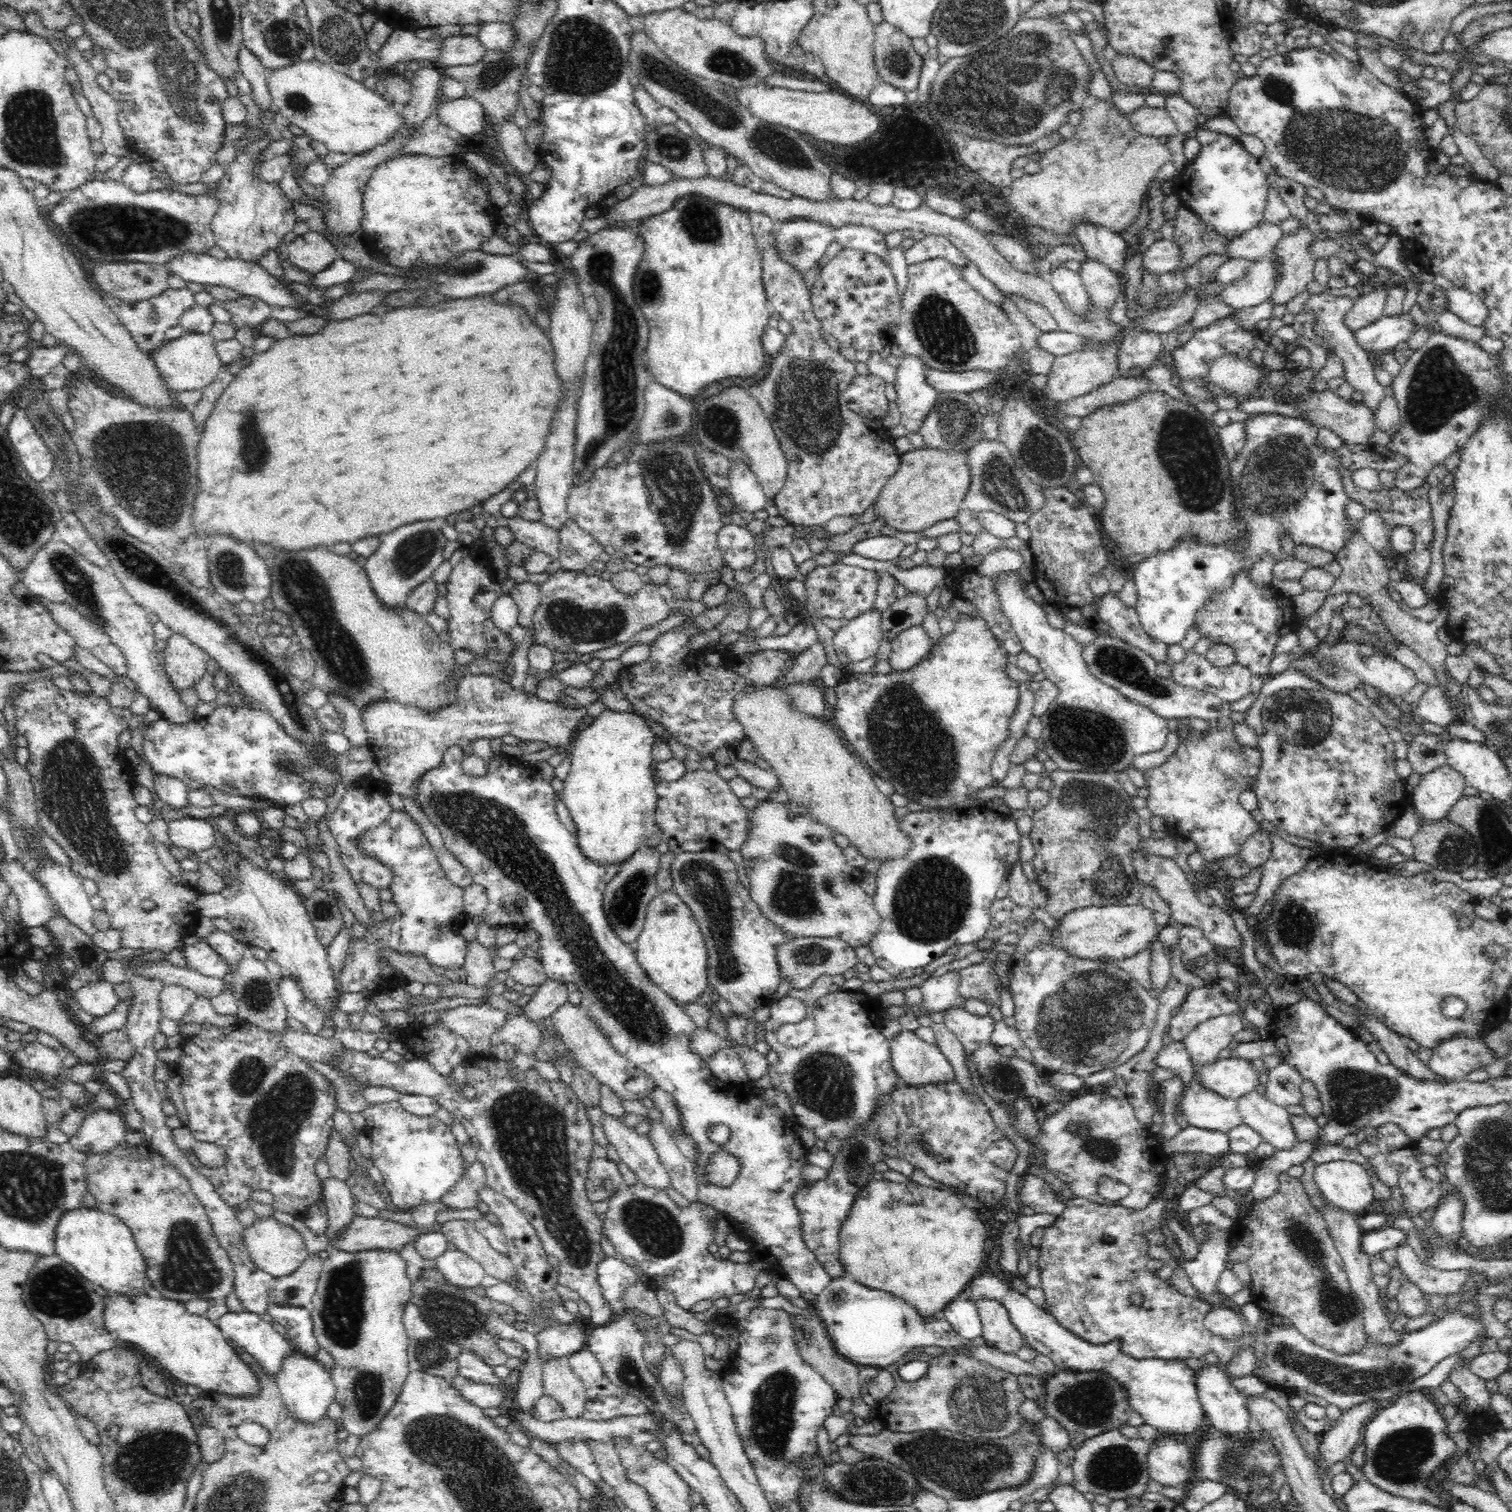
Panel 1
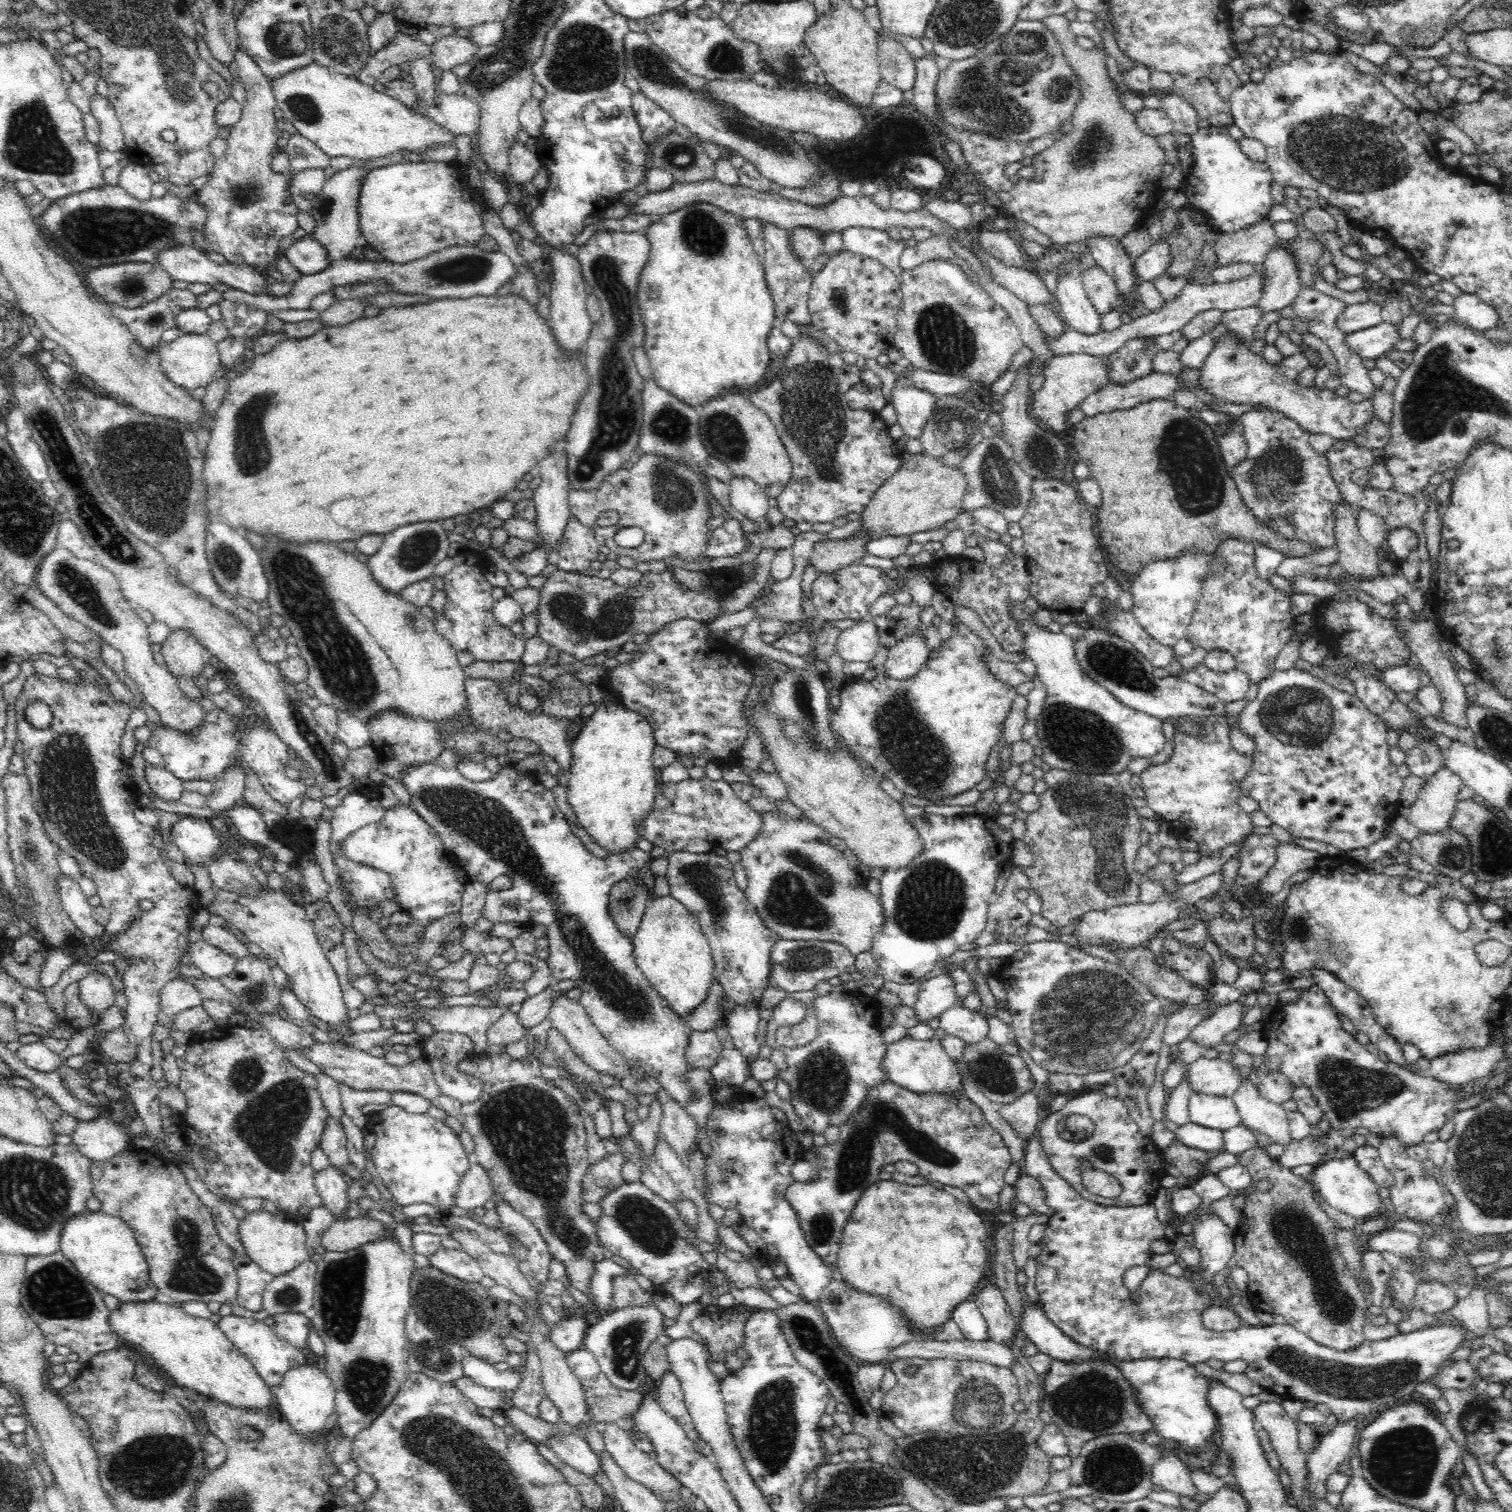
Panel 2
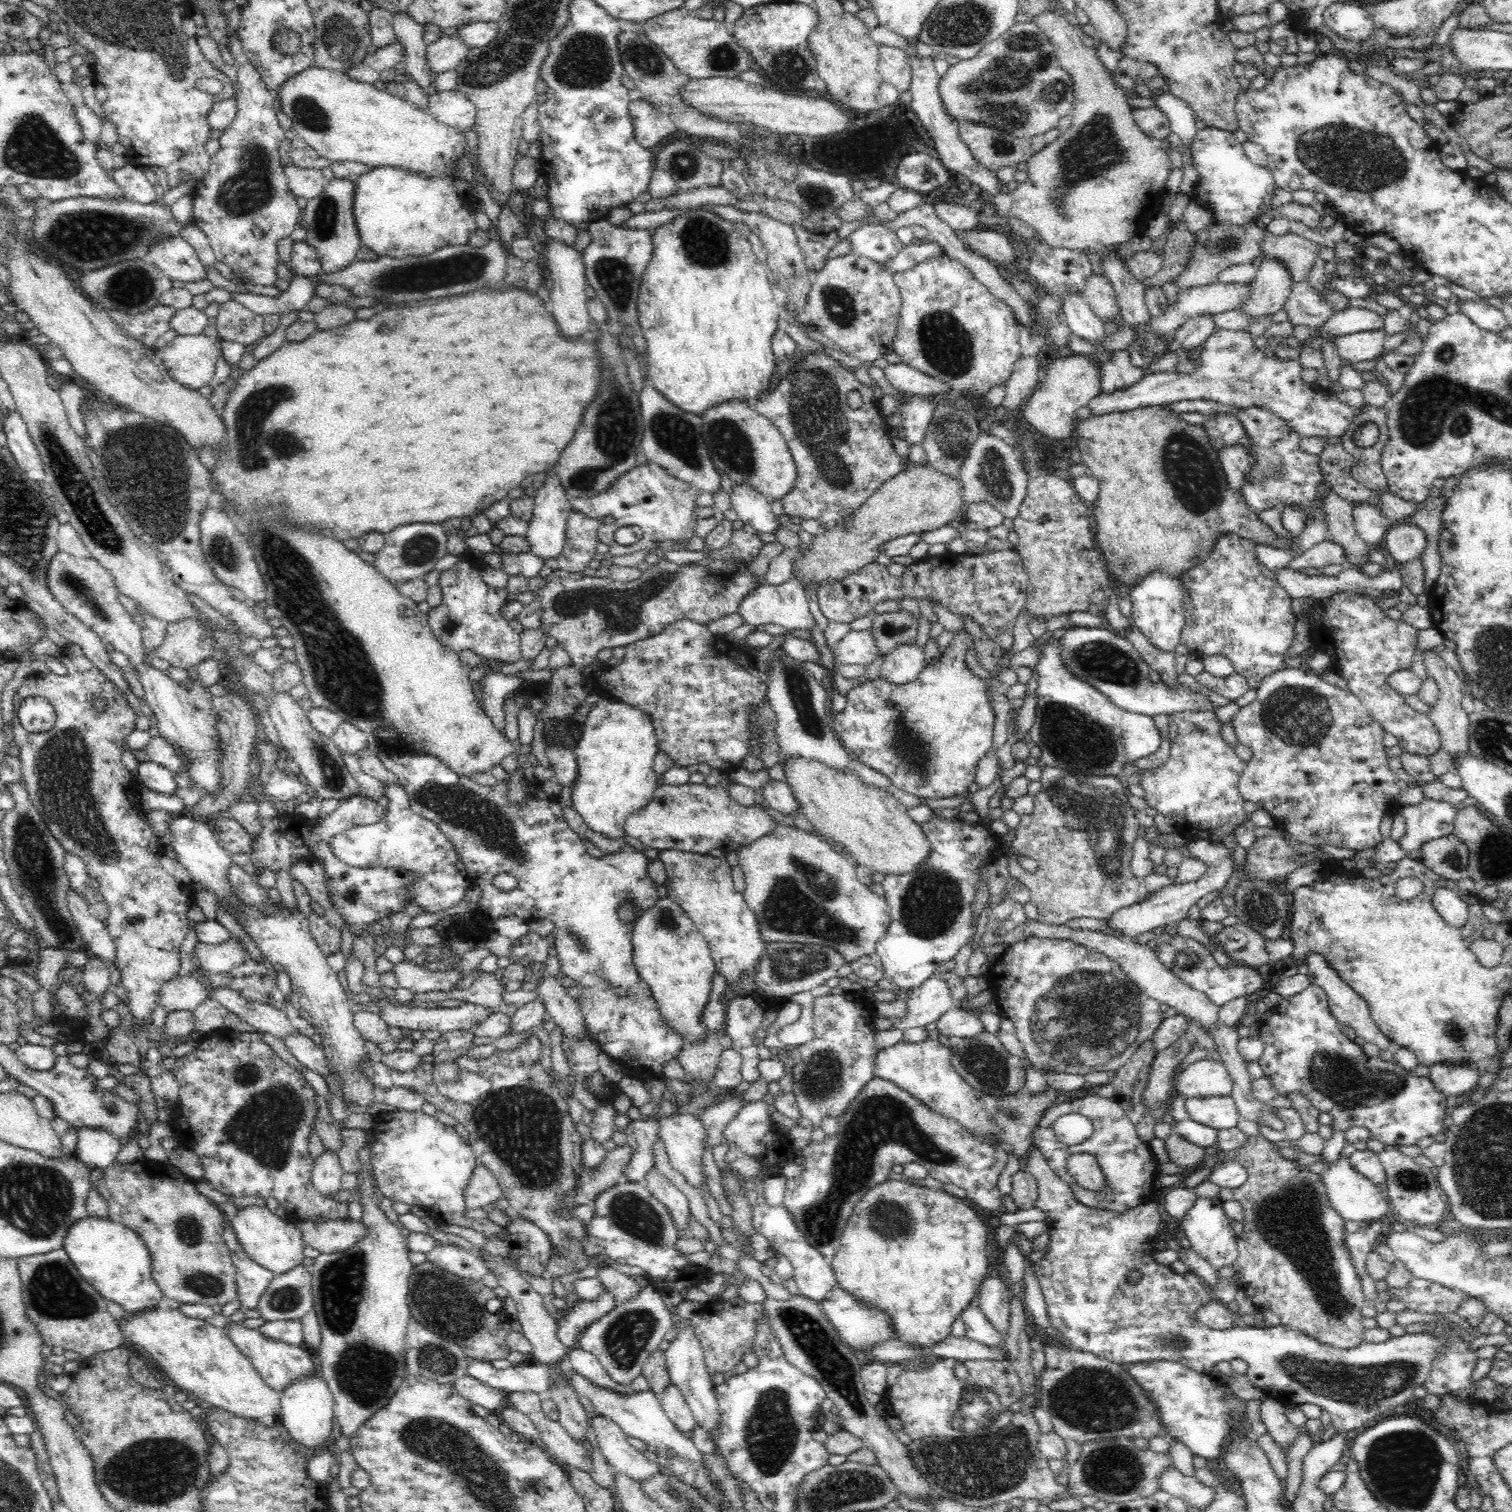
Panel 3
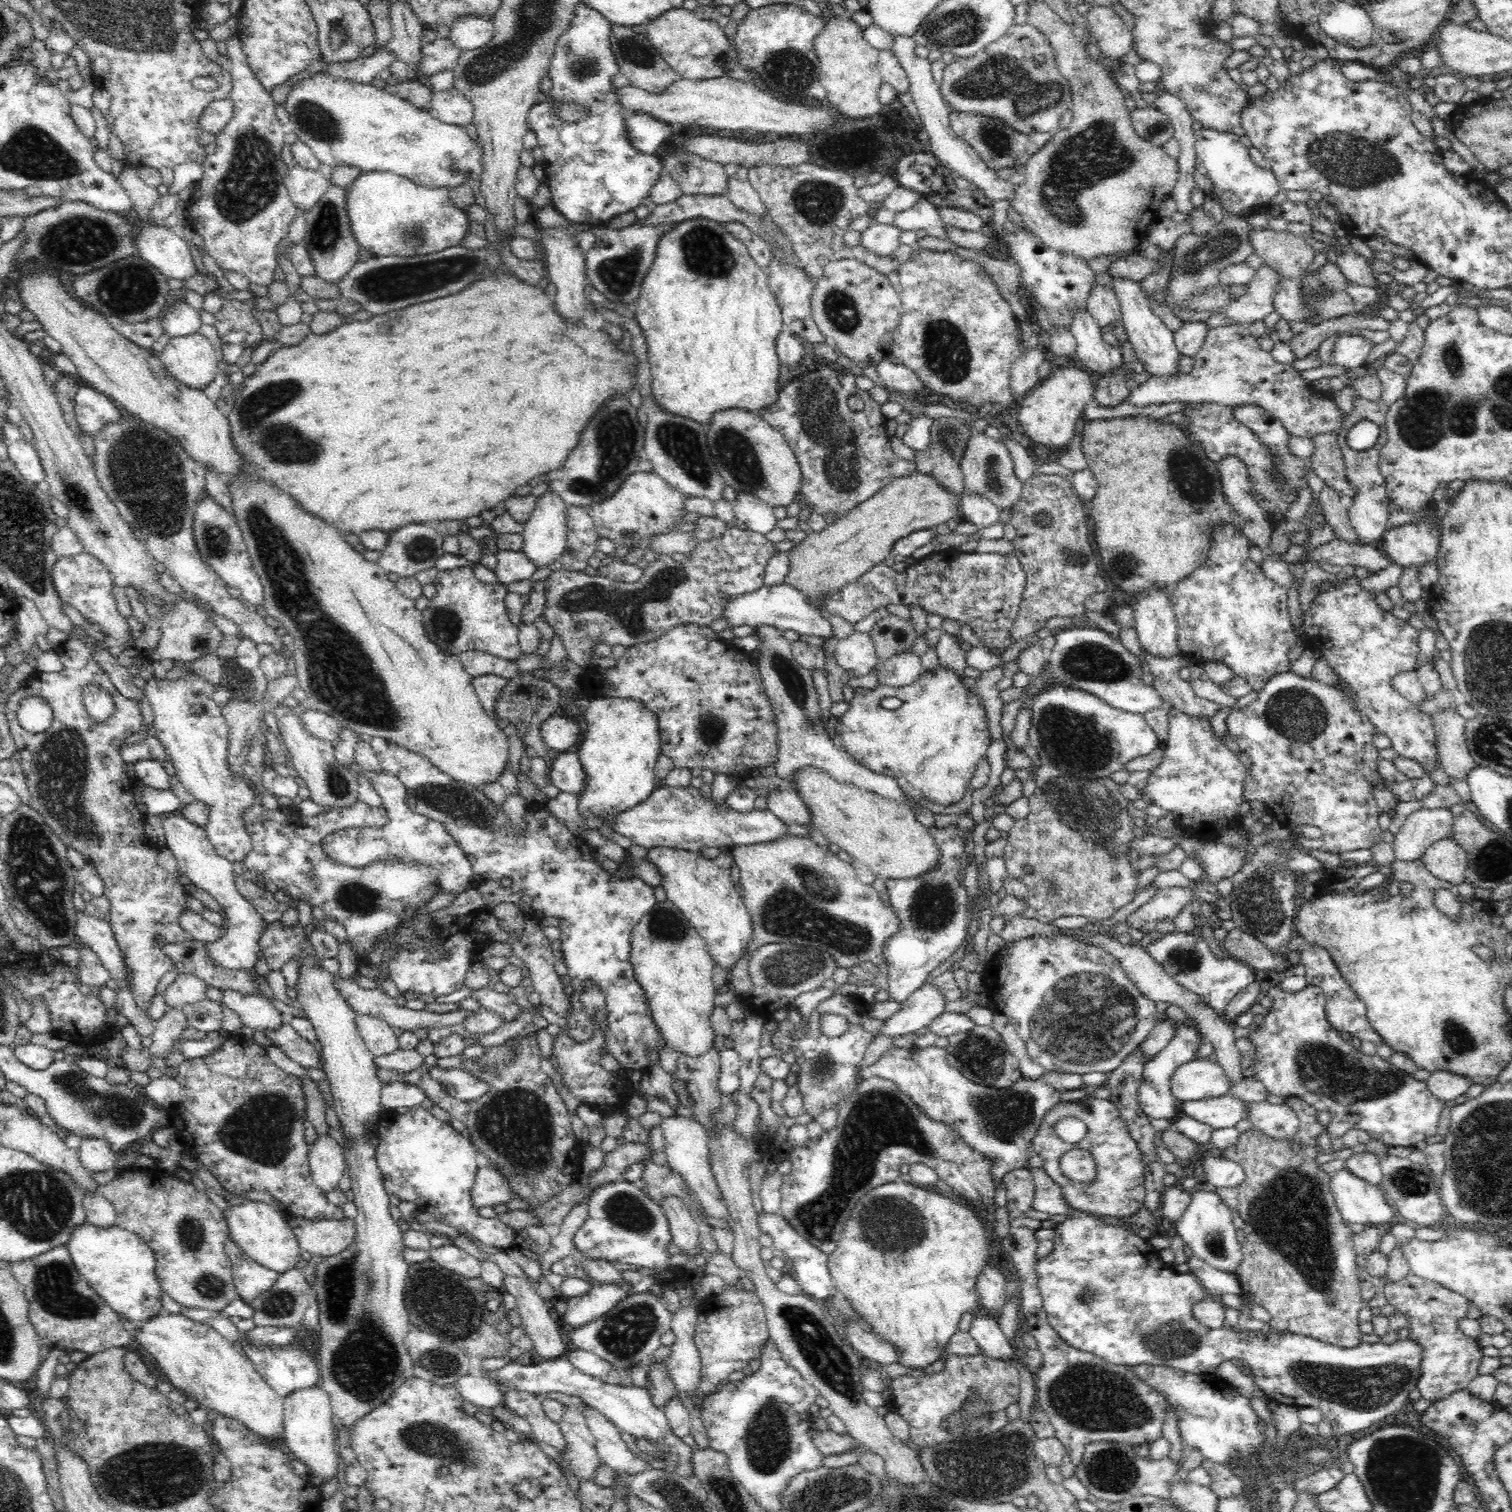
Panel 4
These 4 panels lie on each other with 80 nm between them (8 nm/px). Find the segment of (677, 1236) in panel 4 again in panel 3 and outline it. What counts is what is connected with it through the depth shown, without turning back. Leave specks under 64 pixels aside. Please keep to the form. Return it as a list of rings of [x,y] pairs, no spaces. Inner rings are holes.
[[[651,1168],[646,1173],[645,1185],[647,1189],[660,1202],[664,1203],[674,1219],[674,1225],[678,1228],[678,1238],[690,1238],[690,1230],[688,1229],[688,1220],[691,1216],[688,1207],[688,1199],[686,1196],[658,1169]]]

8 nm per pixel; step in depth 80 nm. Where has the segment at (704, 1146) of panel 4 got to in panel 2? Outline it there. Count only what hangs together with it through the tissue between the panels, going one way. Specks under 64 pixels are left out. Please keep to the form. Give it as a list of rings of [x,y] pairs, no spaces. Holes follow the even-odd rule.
[[[661,1088],[658,1093],[655,1093],[655,1096],[662,1107],[661,1136],[688,1165],[688,1153],[694,1148],[696,1149],[694,1143],[696,1143],[698,1126],[686,1108],[679,1105],[667,1091]]]

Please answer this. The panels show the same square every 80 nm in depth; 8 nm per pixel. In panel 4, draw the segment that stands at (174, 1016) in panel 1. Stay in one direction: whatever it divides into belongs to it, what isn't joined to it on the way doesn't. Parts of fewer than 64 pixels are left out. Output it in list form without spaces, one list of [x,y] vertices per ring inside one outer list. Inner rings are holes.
[[[179,973],[166,988],[164,999],[170,1008],[180,1008],[207,999],[208,983],[193,974]]]

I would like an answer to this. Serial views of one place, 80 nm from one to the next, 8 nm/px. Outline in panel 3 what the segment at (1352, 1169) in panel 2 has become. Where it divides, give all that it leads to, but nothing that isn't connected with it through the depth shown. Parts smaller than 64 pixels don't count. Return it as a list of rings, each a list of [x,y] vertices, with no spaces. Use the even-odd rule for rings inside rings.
[[[1341,1156],[1331,1167],[1320,1173],[1332,1208],[1344,1219],[1354,1220],[1360,1224],[1369,1225],[1380,1220],[1389,1211],[1383,1187],[1373,1183],[1356,1172],[1350,1164],[1350,1159]]]

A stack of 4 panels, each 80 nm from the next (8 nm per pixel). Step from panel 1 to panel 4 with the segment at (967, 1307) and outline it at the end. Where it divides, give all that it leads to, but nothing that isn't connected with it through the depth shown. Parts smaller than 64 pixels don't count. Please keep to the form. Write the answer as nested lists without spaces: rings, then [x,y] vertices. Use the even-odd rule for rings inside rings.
[[[976,1313],[971,1324],[968,1332],[983,1350],[984,1356],[1004,1362],[1012,1362],[1013,1348],[992,1316],[985,1317]]]

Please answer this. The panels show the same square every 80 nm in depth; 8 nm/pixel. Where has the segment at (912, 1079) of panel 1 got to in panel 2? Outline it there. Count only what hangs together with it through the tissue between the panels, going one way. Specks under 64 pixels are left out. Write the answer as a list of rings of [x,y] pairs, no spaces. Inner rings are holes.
[[[906,1035],[902,1040],[889,1044],[882,1060],[882,1069],[888,1080],[916,1093],[938,1093],[948,1096],[964,1093],[961,1083],[962,1074],[958,1072],[958,1067],[946,1054],[935,1035],[928,1040],[916,1040]]]

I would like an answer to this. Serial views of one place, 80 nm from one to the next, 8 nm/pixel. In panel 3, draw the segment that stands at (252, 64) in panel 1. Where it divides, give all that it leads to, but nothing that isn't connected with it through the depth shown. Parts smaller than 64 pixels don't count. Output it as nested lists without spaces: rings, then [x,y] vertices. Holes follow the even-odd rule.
[[[236,34],[231,37],[229,46],[236,67],[239,91],[235,94],[238,112],[232,124],[223,130],[218,138],[217,153],[212,156],[210,171],[199,181],[193,191],[193,222],[208,237],[216,258],[228,265],[234,272],[248,277],[253,284],[274,285],[280,257],[277,244],[282,238],[288,238],[294,226],[302,218],[302,212],[296,203],[296,196],[288,188],[284,166],[280,164],[278,146],[284,140],[284,129],[274,110],[276,93],[268,89],[262,75],[252,65],[243,51],[242,43]]]

